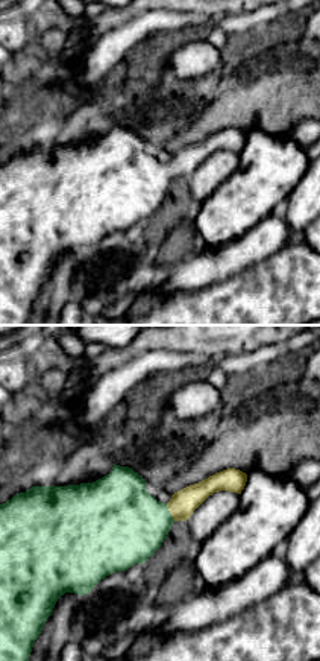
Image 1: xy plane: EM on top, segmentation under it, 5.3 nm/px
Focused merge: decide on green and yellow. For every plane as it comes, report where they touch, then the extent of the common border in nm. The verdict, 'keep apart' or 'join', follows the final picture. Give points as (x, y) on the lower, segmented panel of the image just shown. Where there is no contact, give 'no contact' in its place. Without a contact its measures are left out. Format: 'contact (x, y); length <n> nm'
contact (169, 512); length 110 nm

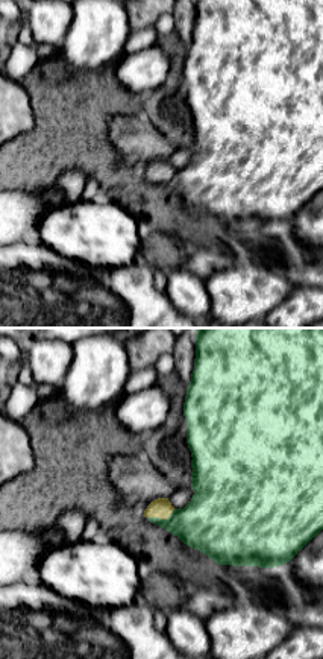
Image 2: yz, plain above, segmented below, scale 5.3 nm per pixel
contact (161, 520); length 160 nm

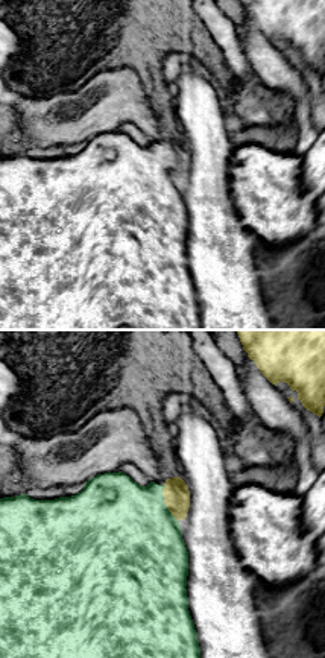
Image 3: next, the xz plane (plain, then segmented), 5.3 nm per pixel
contact (164, 503); length 220 nm

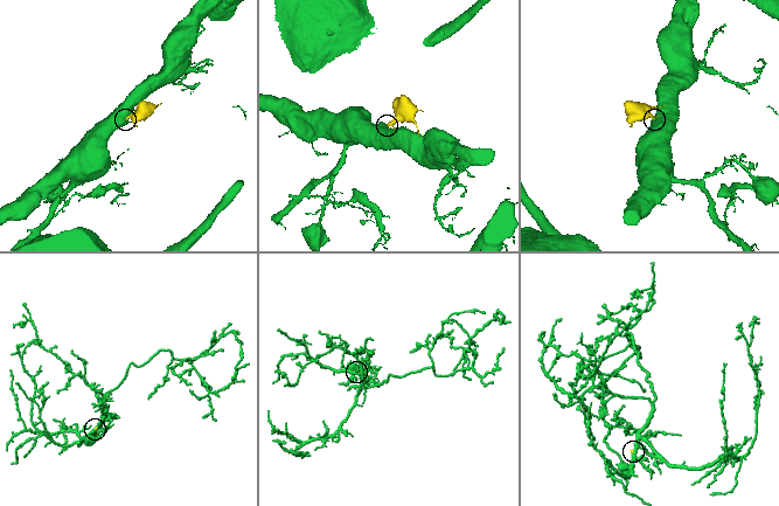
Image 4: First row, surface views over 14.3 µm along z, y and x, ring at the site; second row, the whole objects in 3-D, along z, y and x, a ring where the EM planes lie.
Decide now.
join

